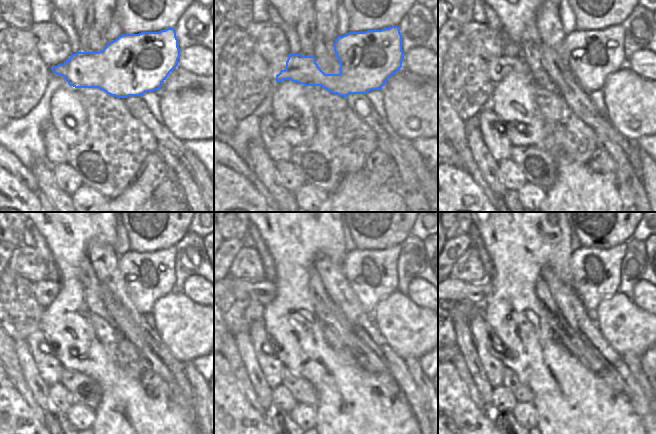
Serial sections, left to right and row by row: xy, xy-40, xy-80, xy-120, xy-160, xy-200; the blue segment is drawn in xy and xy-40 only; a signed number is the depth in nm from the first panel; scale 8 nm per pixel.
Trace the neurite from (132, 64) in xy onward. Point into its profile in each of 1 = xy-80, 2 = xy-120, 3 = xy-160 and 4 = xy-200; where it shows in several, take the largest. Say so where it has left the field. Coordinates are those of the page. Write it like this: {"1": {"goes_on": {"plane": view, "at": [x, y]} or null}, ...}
{"1": {"goes_on": {"plane": "xy-80", "at": [594, 54]}}, "2": {"goes_on": {"plane": "xy-120", "at": [149, 276]}}, "3": {"goes_on": {"plane": "xy-160", "at": [373, 274]}}, "4": {"goes_on": {"plane": "xy-200", "at": [595, 273]}}}

